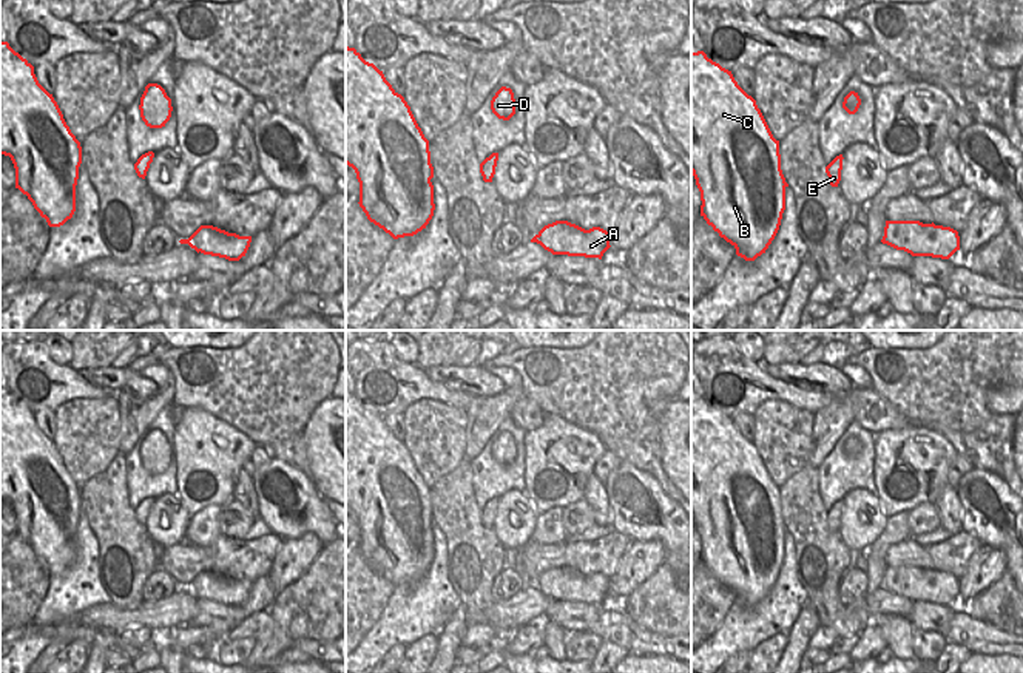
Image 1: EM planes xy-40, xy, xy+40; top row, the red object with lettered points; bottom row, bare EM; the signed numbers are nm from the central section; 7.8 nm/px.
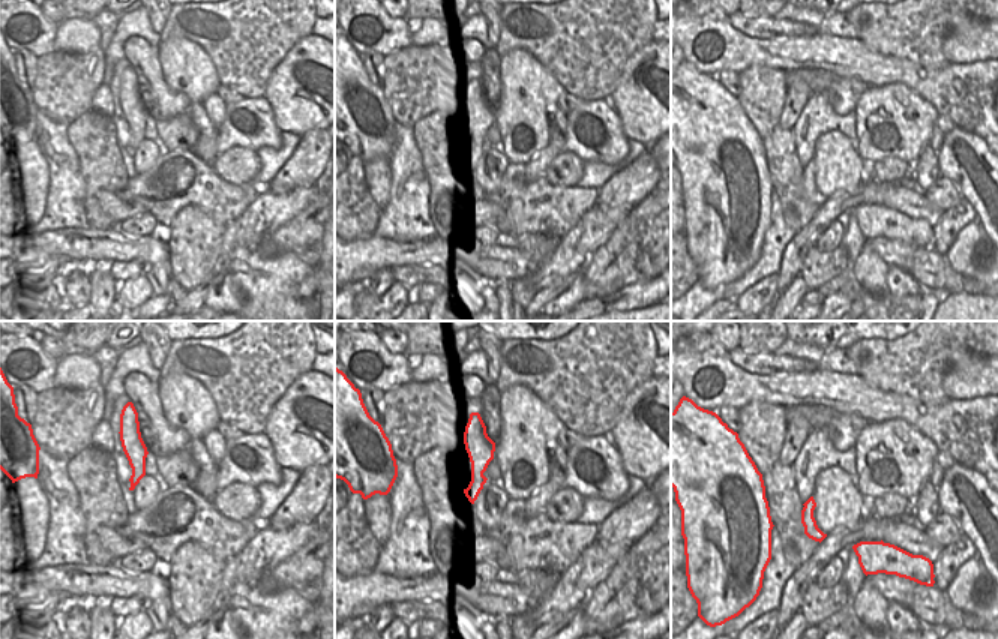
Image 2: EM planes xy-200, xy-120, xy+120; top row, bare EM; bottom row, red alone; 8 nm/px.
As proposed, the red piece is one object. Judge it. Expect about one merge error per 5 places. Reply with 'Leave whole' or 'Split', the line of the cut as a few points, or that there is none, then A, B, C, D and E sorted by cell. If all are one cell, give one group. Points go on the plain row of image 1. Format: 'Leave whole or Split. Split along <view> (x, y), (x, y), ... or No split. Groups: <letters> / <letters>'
Leave whole. No split. Groups: A B C D E

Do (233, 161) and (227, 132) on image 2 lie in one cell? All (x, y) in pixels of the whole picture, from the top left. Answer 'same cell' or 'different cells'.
different cells

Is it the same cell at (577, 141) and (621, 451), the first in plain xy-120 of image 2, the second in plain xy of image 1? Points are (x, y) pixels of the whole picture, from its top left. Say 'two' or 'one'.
two

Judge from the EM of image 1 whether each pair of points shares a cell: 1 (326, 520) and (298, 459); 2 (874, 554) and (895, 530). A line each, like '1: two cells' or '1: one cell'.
1: two cells
2: one cell

